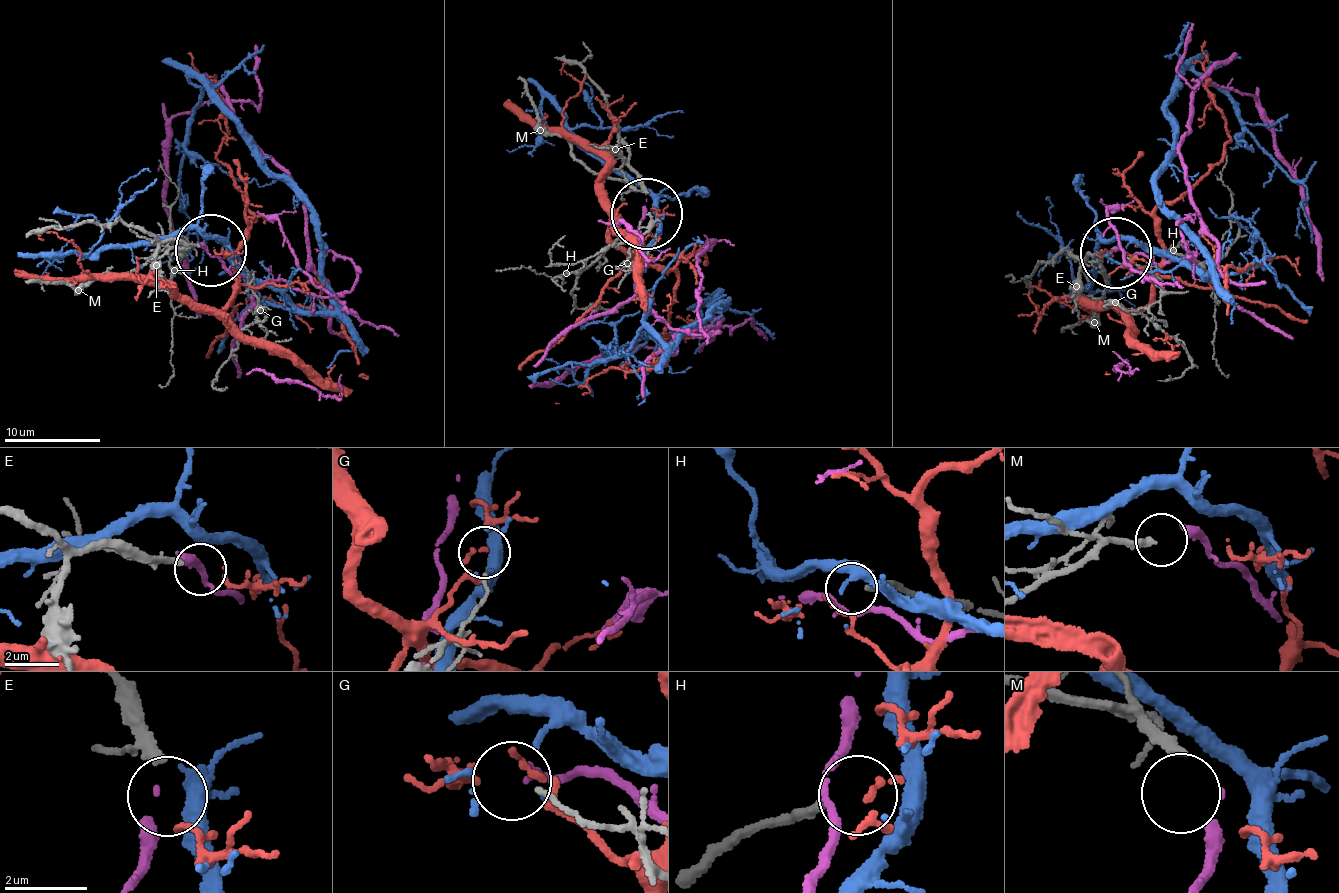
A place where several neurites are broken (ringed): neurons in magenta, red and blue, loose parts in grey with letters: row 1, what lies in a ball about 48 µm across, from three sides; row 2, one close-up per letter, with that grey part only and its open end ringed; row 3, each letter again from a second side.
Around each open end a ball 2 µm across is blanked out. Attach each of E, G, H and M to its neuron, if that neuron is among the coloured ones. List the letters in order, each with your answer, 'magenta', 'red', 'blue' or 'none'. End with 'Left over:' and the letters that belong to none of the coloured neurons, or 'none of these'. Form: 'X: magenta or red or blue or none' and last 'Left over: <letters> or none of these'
E: none
G: red
H: none
M: magenta
Left over: E, H

